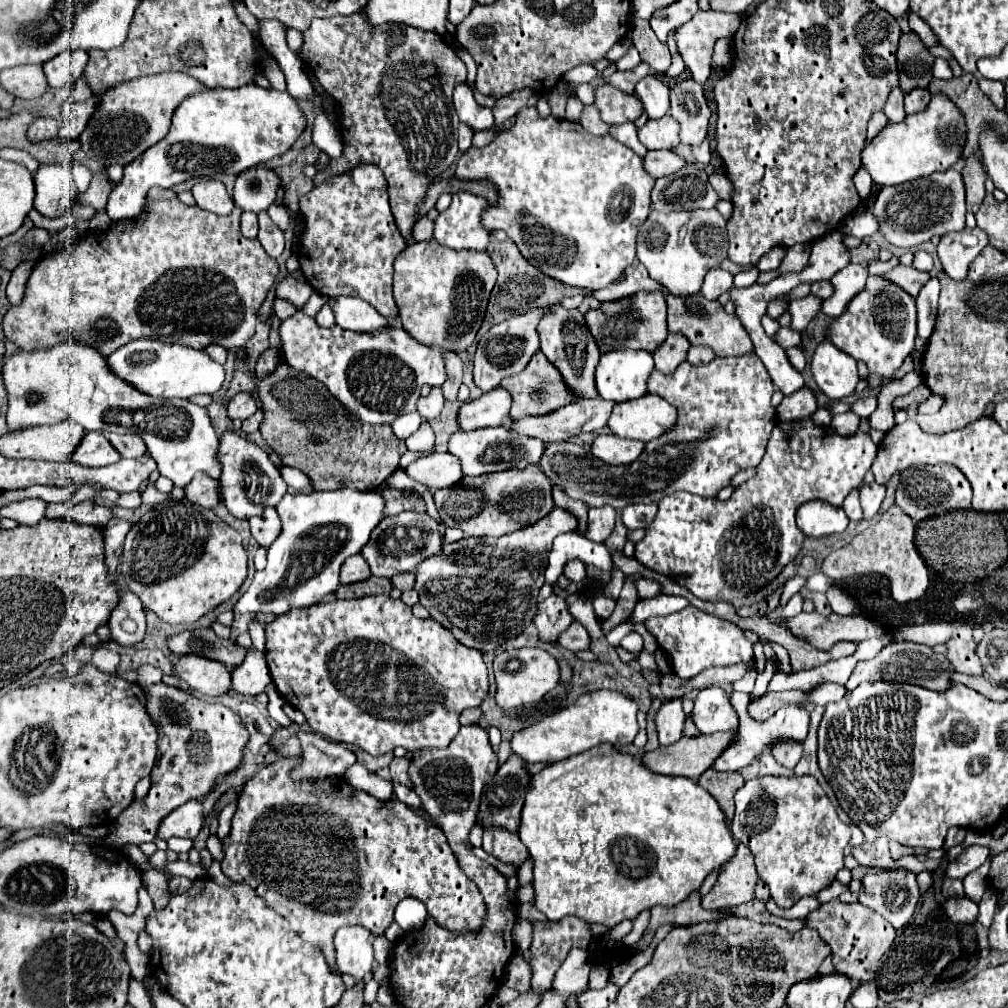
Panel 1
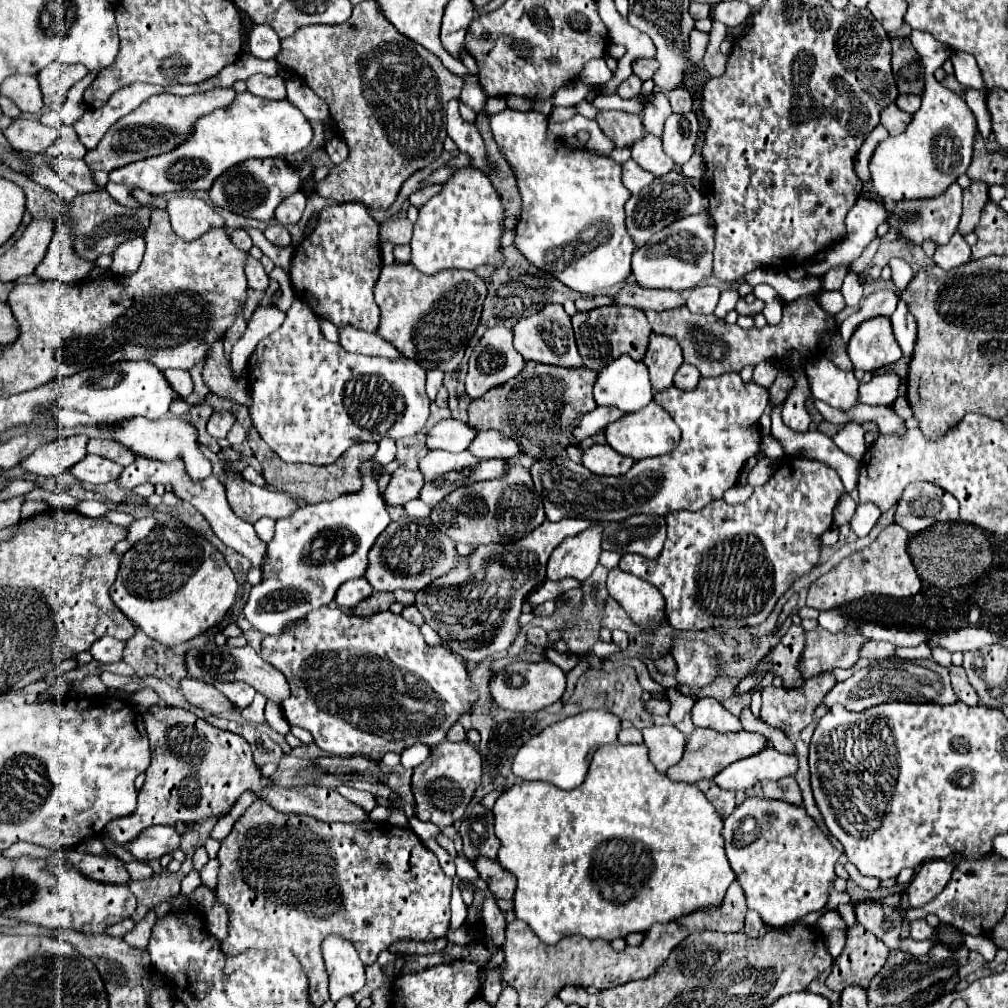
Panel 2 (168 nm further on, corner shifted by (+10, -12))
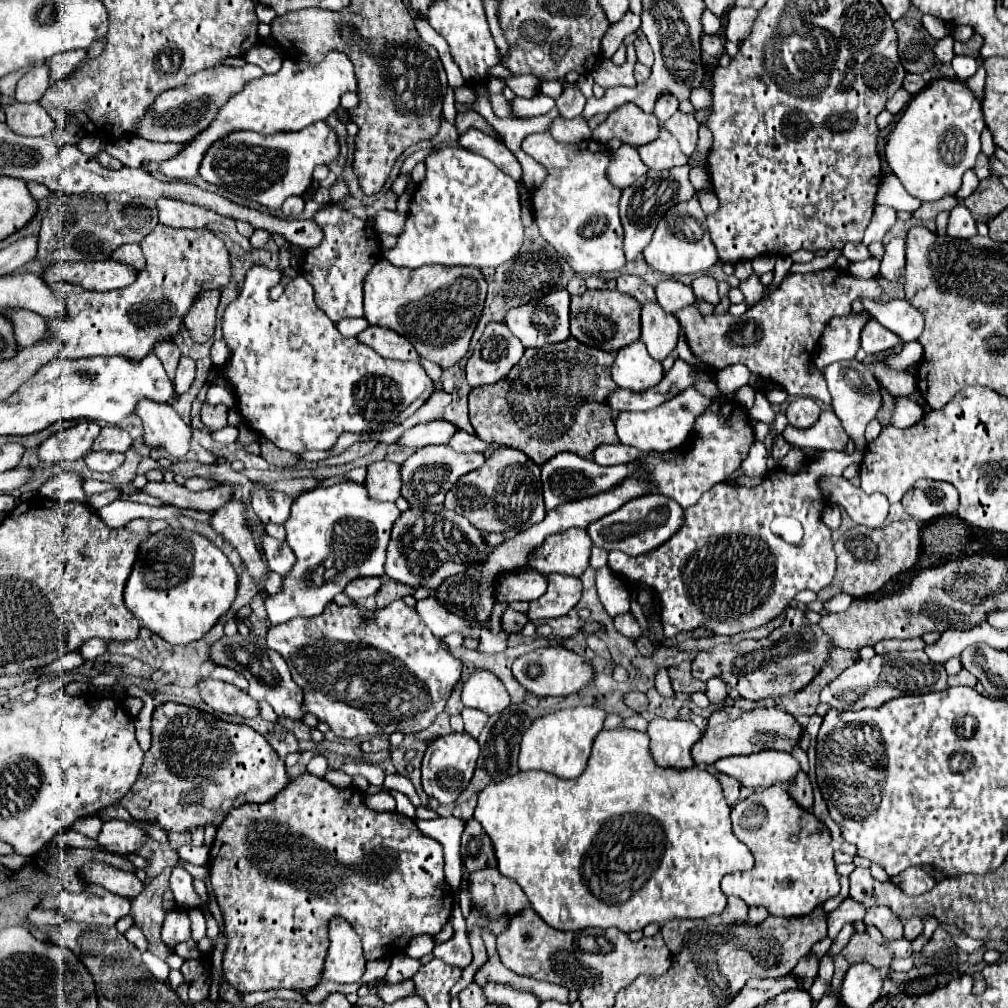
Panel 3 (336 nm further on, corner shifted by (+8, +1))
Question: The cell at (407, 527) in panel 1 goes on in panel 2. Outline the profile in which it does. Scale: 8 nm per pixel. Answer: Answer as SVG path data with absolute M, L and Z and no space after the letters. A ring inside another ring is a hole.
M414 517L392 521L374 543L368 557L370 565L366 569L366 579L376 591L422 591L434 579L450 573L458 563L456 543L448 539L448 535L444 535L430 519Z

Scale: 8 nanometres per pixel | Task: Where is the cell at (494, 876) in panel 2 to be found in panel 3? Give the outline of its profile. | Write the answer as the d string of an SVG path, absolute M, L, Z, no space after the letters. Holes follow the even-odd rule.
M484 868L470 874L468 892L472 904L476 904L486 918L516 914L530 906L522 888L512 878L500 874L498 868Z

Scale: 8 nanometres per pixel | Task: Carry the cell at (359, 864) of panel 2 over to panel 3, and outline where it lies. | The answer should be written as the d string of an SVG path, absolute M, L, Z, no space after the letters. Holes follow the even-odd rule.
M302 774L294 778L290 788L282 790L280 794L276 794L272 800L264 804L242 804L234 808L218 826L214 844L210 848L208 868L212 878L212 890L216 894L216 900L226 924L226 950L222 960L222 972L226 980L236 990L242 990L242 992L280 990L280 988L290 988L300 994L312 992L322 982L324 960L328 954L326 926L334 914L344 916L352 924L352 928L358 932L358 936L362 938L366 960L376 960L376 958L388 958L402 952L408 946L412 936L438 934L440 928L448 922L450 912L454 908L454 896L452 896L452 890L448 890L448 884L444 878L444 854L438 842L434 842L432 838L426 838L424 834L418 834L418 826L414 826L414 820L410 820L408 816L402 816L398 812L372 812L362 806L362 792L354 788L338 790L314 774Z

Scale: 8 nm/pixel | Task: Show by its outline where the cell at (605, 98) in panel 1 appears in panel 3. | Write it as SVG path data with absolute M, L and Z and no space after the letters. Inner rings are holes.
M622 104L608 114L608 118L592 132L596 142L606 144L612 138L618 138L626 144L640 146L652 142L658 136L658 120L654 114L644 112L636 104Z

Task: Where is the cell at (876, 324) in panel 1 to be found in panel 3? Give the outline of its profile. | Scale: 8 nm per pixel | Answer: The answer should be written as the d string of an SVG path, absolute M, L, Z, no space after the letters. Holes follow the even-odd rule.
M868 320L866 326L862 328L860 334L860 346L868 352L868 354L876 354L876 352L884 352L888 348L894 348L900 342L900 338L890 332L888 328L884 328L878 320Z

